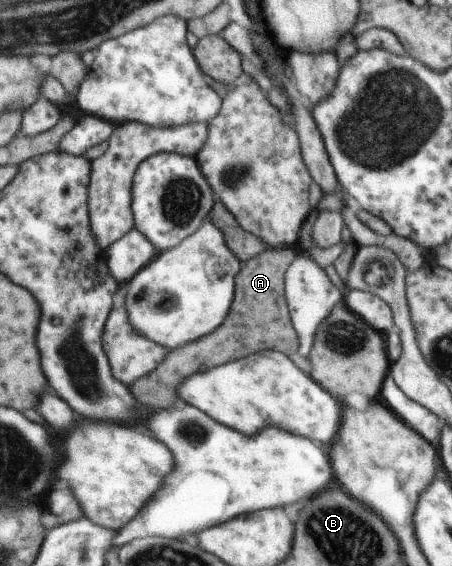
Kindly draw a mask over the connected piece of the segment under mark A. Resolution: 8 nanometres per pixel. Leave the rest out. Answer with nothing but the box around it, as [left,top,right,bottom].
[131,247,300,409]

